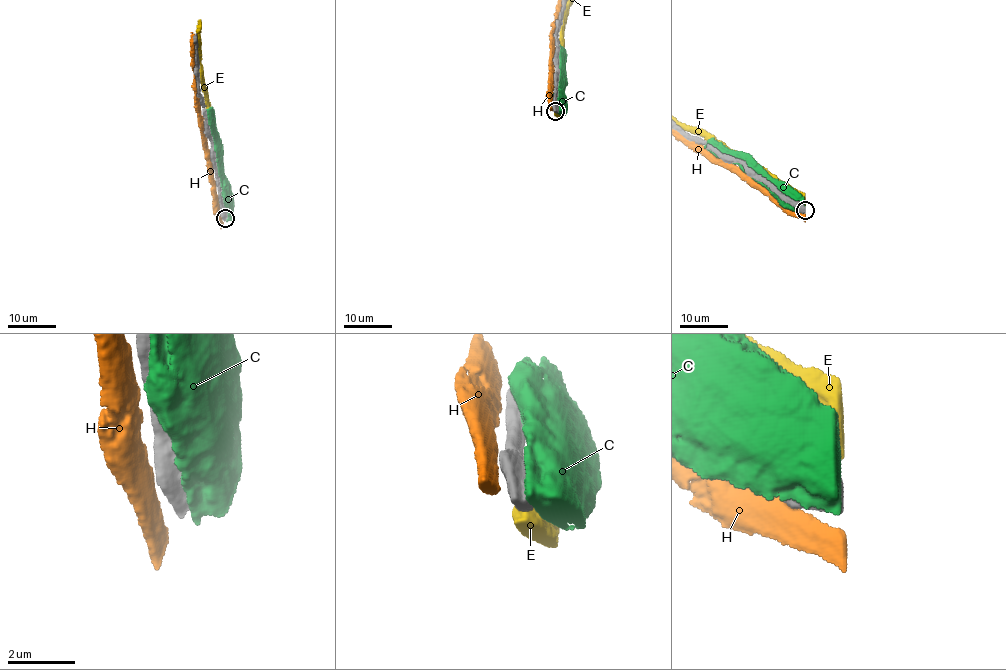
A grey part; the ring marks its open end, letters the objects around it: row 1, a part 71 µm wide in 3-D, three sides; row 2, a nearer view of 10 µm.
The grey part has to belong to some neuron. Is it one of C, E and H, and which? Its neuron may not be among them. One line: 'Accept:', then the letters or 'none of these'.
Accept: none of these

